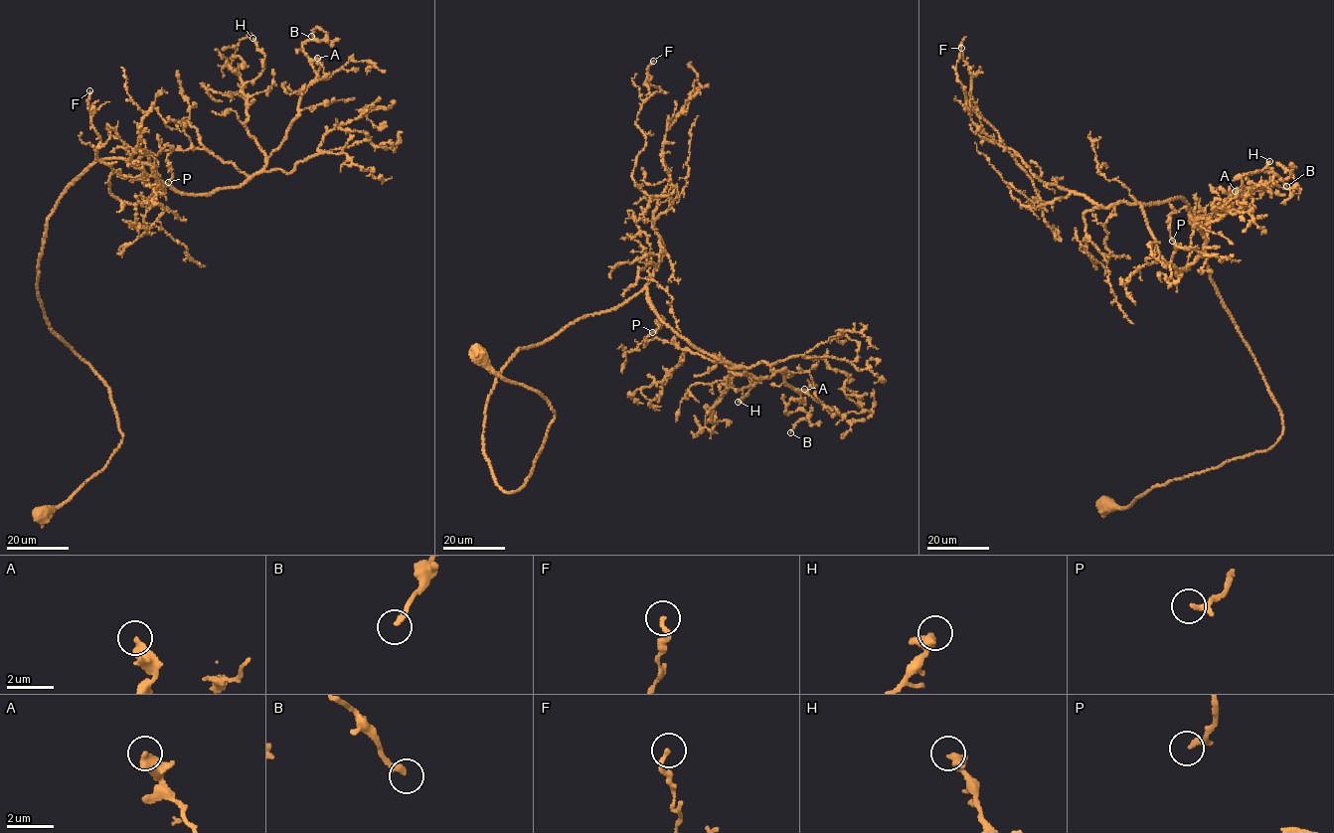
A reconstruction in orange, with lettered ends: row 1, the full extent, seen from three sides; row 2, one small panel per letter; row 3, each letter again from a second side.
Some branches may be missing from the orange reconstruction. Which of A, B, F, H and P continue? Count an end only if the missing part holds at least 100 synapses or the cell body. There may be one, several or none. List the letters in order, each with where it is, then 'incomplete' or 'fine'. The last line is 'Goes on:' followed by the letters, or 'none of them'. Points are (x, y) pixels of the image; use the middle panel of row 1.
A: at (804, 389); fine
B: at (790, 432); fine
F: at (653, 61); fine
H: at (738, 402); fine
P: at (652, 332); fine
Goes on: none of them

